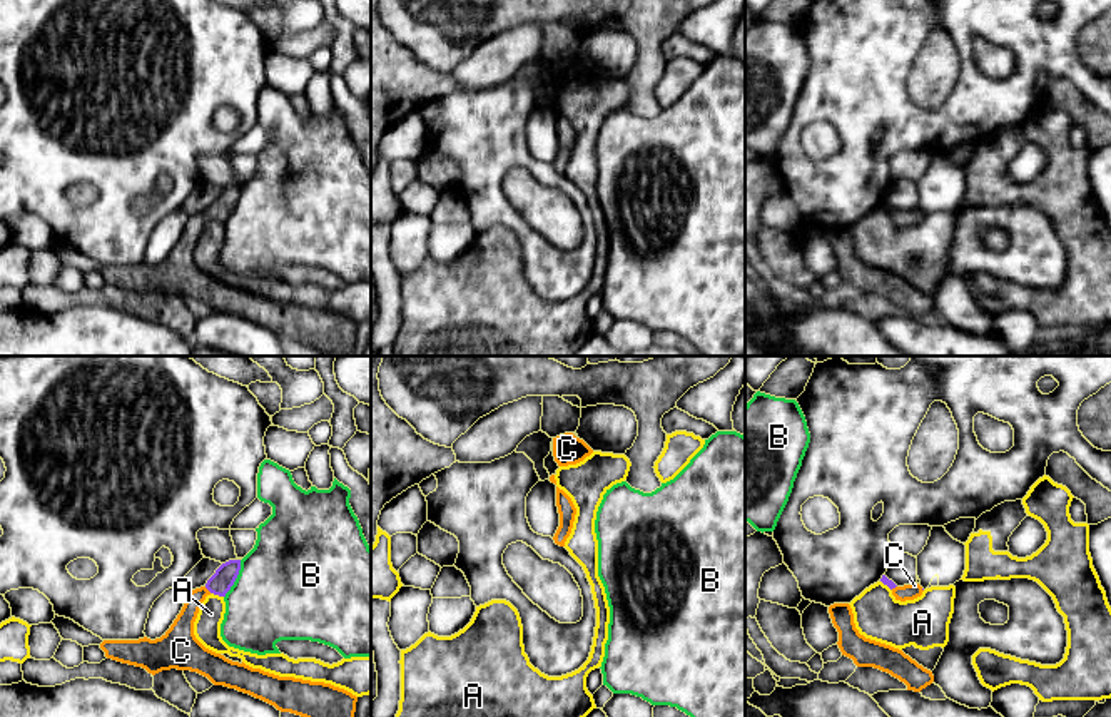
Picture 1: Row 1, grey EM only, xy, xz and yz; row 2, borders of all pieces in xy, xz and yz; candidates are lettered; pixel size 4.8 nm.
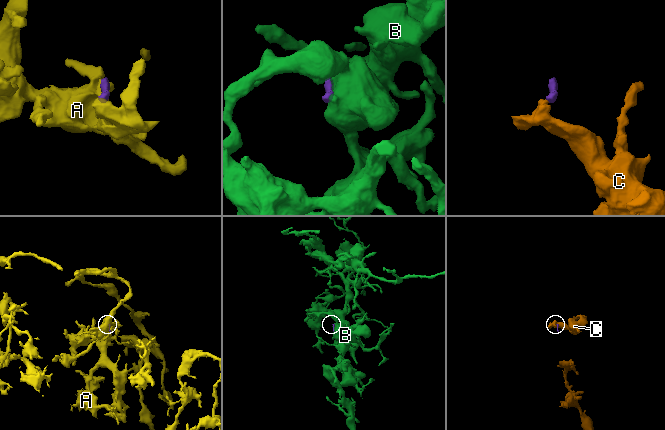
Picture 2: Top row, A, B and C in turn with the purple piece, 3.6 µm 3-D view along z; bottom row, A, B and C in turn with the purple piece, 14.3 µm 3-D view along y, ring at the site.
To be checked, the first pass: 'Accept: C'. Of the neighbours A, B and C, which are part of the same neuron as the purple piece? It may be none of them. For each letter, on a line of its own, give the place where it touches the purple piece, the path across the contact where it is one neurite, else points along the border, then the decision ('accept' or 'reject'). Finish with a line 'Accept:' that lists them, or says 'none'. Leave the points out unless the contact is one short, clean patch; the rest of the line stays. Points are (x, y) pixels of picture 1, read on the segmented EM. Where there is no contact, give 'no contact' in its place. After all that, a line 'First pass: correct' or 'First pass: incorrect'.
A: meets purple in xy at (218, 594); reject
B: meets purple in xy at (236, 577); reject
C: meets purple in xy at (207, 589); runs through xy (219, 584), (207, 589), (192, 604), (181, 632); accept
Accept: C
First pass: correct

